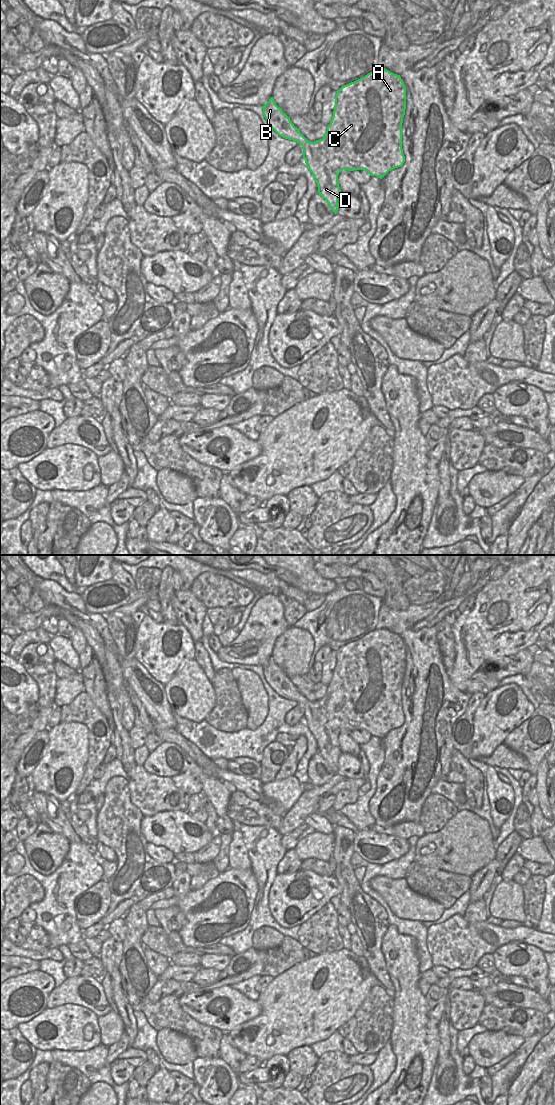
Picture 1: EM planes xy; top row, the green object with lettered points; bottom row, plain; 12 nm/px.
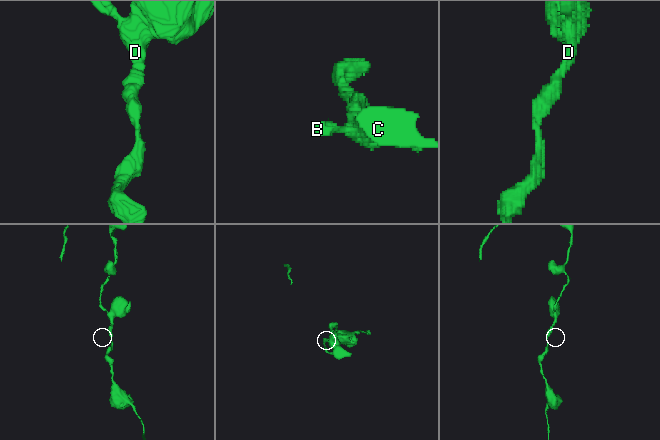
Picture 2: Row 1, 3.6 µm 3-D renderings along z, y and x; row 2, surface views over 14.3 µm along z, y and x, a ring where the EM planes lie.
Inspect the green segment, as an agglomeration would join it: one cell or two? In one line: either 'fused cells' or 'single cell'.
single cell

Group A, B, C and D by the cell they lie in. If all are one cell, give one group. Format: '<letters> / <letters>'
A B C D

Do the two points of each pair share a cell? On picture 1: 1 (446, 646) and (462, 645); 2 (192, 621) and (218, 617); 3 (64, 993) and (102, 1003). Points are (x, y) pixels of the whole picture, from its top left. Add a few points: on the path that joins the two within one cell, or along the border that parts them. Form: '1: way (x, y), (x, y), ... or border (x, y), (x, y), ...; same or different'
1: border (451, 625), (454, 641), (454, 664), (452, 668); different
2: border (207, 609), (205, 614); different
3: way (73, 993), (88, 1004), (93, 1004); same

